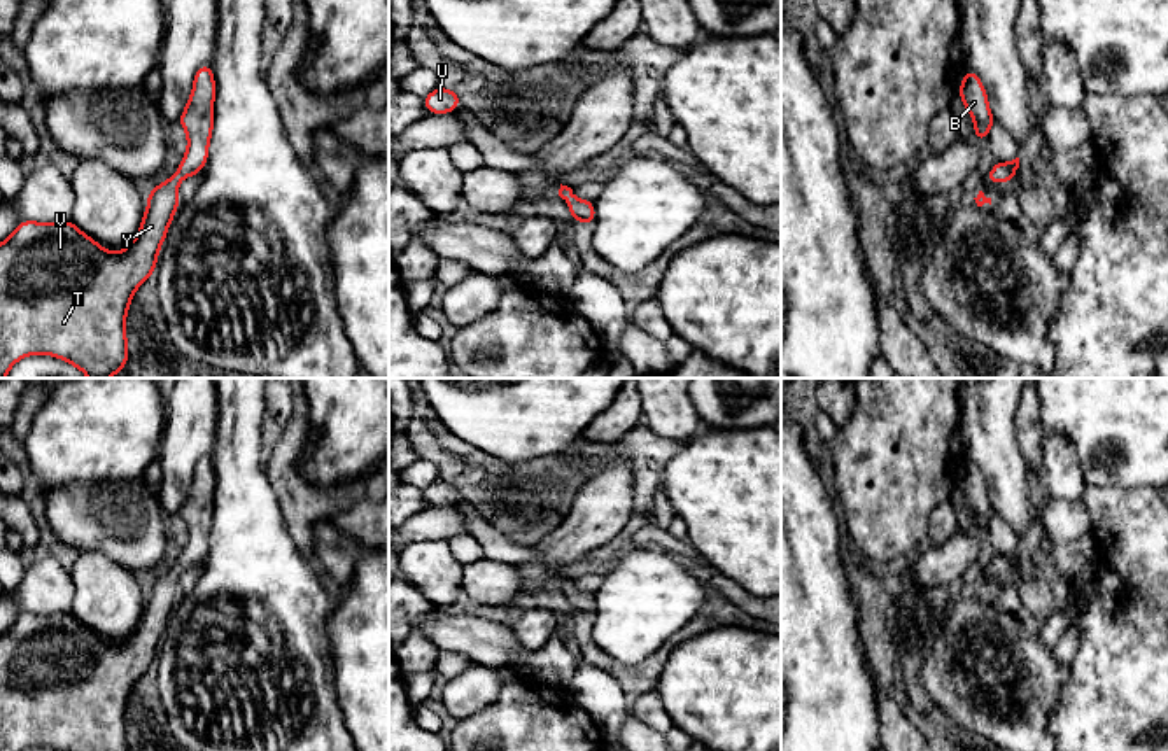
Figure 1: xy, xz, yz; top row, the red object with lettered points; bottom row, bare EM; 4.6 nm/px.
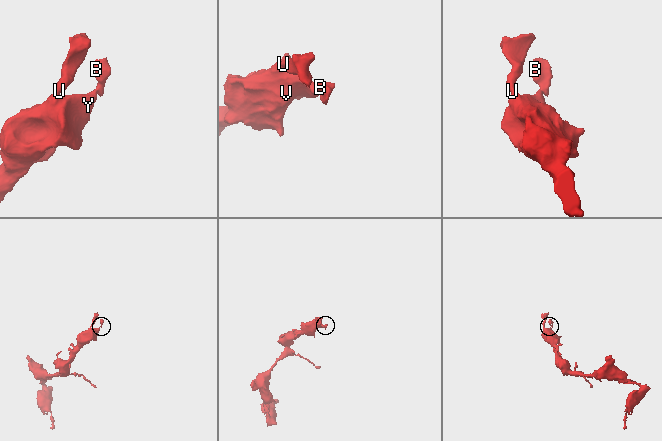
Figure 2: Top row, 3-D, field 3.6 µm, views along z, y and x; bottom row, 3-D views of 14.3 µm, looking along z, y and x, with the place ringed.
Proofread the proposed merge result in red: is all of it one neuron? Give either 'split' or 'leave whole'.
leave whole

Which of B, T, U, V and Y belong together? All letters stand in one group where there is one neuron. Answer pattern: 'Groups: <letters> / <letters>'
Groups: B T U V Y

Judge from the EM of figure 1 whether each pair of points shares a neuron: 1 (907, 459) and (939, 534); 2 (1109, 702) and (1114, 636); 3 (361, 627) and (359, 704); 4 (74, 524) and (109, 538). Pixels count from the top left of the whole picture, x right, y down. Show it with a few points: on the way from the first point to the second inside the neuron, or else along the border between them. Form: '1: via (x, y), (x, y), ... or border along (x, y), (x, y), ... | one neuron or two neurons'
1: border along (948, 498), (930, 515), (927, 543) | two neurons
2: via (1114, 687), (1114, 652) | one neuron
3: via (361, 646), (361, 685) | one neuron
4: via (83, 524), (95, 524), (100, 529) | one neuron

